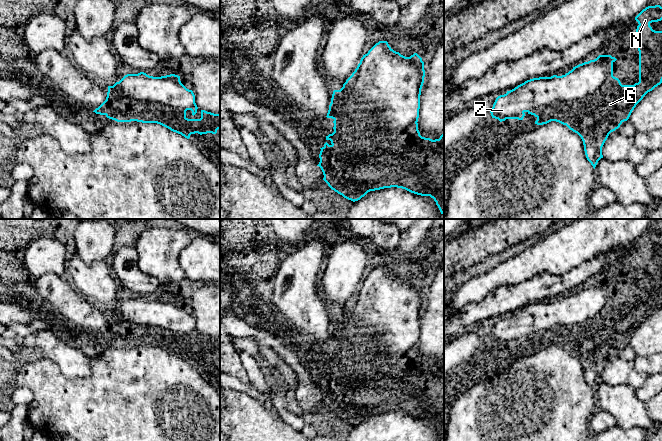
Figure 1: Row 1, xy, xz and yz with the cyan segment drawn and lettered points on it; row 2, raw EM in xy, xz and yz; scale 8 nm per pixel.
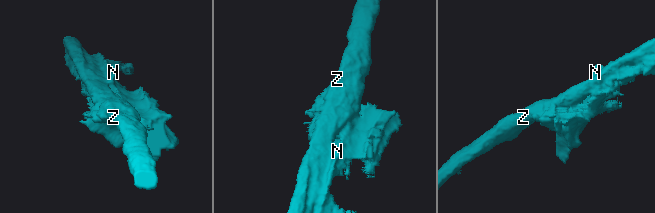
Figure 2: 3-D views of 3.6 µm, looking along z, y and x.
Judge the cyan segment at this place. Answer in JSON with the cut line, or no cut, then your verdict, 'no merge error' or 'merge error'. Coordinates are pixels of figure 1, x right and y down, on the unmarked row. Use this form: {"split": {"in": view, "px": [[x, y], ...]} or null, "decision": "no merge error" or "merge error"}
{"split": null, "decision": "no merge error"}

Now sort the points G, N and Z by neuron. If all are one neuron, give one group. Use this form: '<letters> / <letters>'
G N Z

